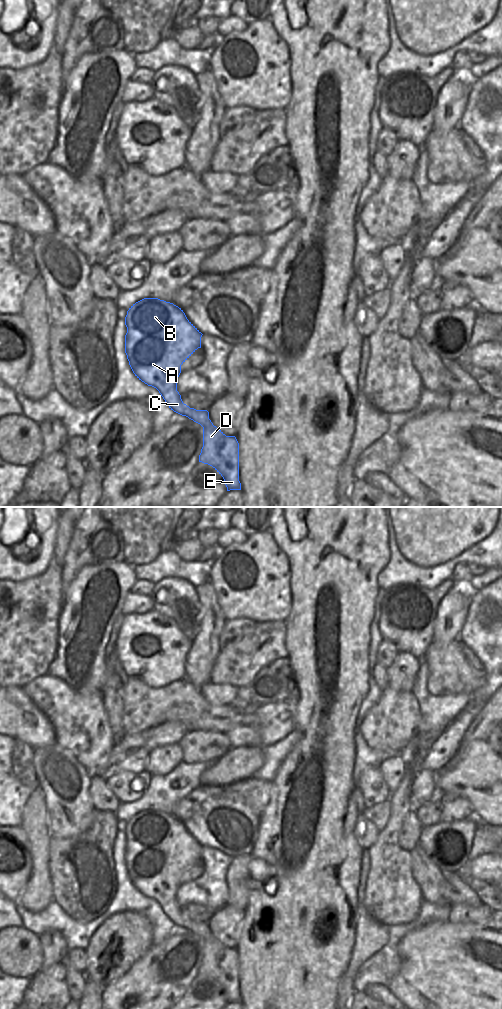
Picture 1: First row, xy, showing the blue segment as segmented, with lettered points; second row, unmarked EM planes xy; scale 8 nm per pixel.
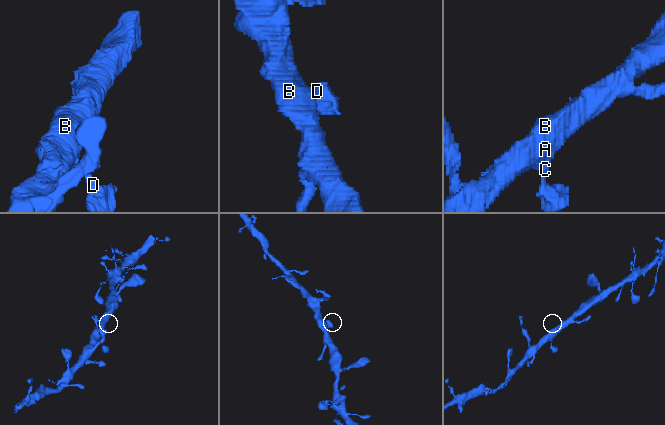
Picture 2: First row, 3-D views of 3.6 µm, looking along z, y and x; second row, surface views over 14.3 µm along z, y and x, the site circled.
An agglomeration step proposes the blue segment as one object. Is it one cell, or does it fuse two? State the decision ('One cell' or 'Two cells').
One cell

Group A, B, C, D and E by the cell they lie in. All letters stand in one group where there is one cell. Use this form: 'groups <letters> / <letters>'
groups A B C D E

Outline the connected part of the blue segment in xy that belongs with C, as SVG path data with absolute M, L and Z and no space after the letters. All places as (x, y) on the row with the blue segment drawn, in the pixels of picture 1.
M144 298L133 304L125 317L127 333L125 335L125 353L129 365L135 376L156 388L169 408L174 412L186 416L203 427L203 447L199 455L199 462L212 466L224 479L227 491L241 490L239 481L239 443L235 436L226 436L209 419L207 410L196 410L183 403L177 391L177 379L181 373L181 365L198 349L201 348L202 333L187 319L181 308L173 303L158 298Z

